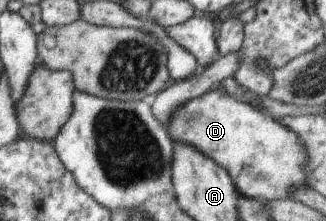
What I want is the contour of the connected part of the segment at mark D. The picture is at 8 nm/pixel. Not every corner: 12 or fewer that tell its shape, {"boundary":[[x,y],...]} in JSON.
{"boundary":[[214,86],[167,117],[238,194],[289,198],[307,175],[297,135]]}

